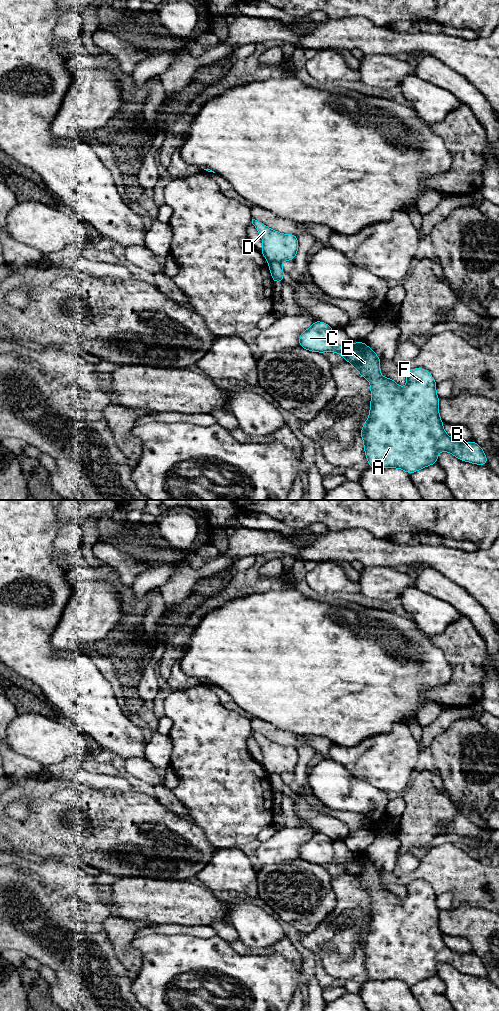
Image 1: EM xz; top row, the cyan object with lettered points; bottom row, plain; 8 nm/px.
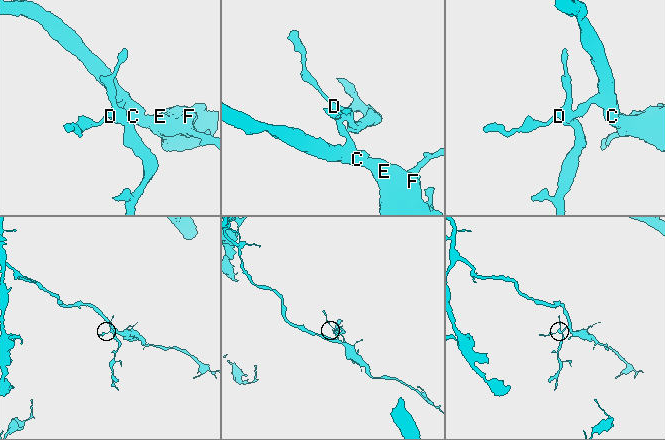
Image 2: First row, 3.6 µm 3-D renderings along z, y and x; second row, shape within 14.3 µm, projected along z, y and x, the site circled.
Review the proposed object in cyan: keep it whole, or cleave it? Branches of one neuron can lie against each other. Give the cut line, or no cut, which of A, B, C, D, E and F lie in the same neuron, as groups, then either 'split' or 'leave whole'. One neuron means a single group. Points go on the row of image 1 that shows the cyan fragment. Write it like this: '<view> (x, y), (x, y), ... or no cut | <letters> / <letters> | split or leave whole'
xz (280, 262), (269, 263) | A B C E F / D | split

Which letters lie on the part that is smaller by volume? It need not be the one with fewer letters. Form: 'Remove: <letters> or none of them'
Remove: D

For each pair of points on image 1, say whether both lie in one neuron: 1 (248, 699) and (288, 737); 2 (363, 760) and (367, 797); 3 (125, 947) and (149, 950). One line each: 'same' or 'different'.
1: different
2: different
3: different

